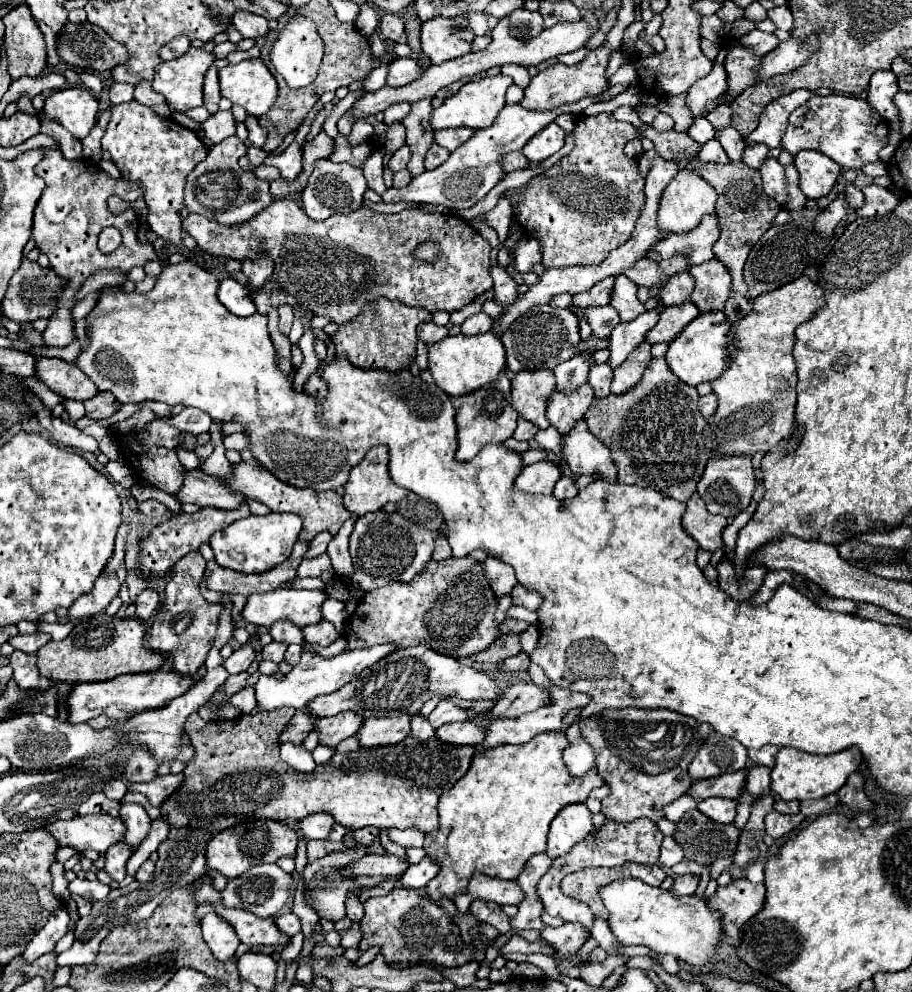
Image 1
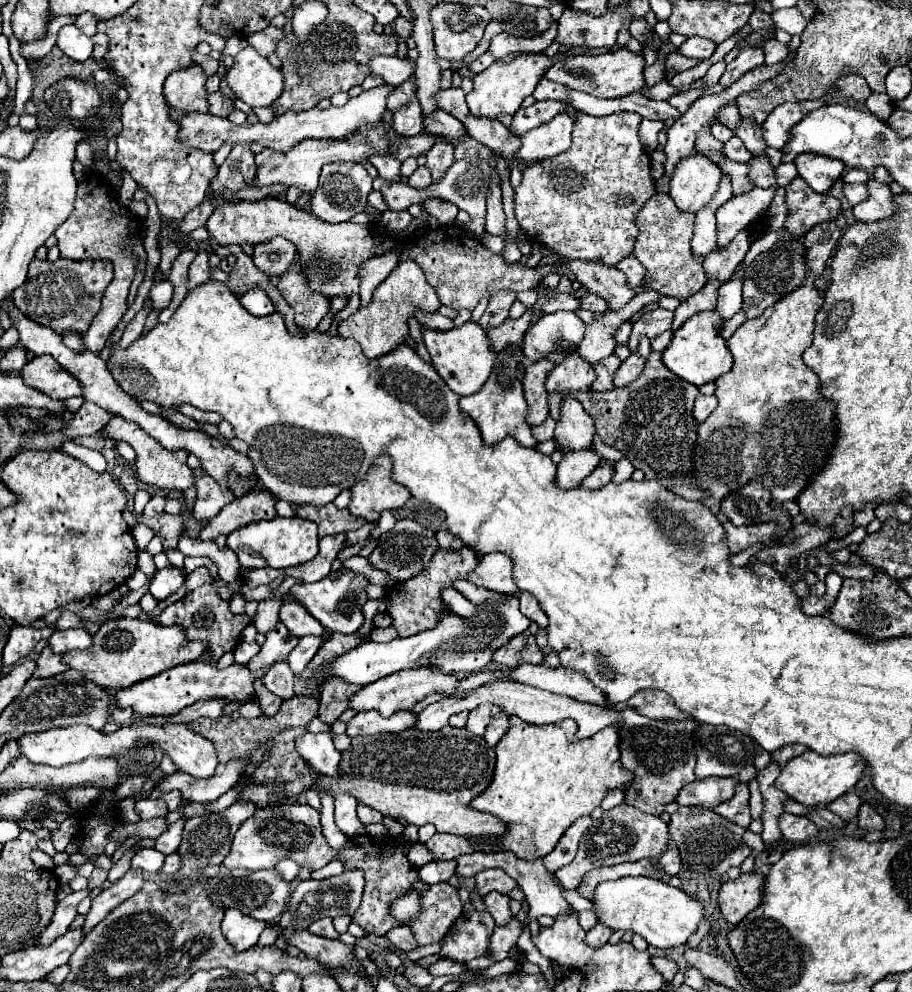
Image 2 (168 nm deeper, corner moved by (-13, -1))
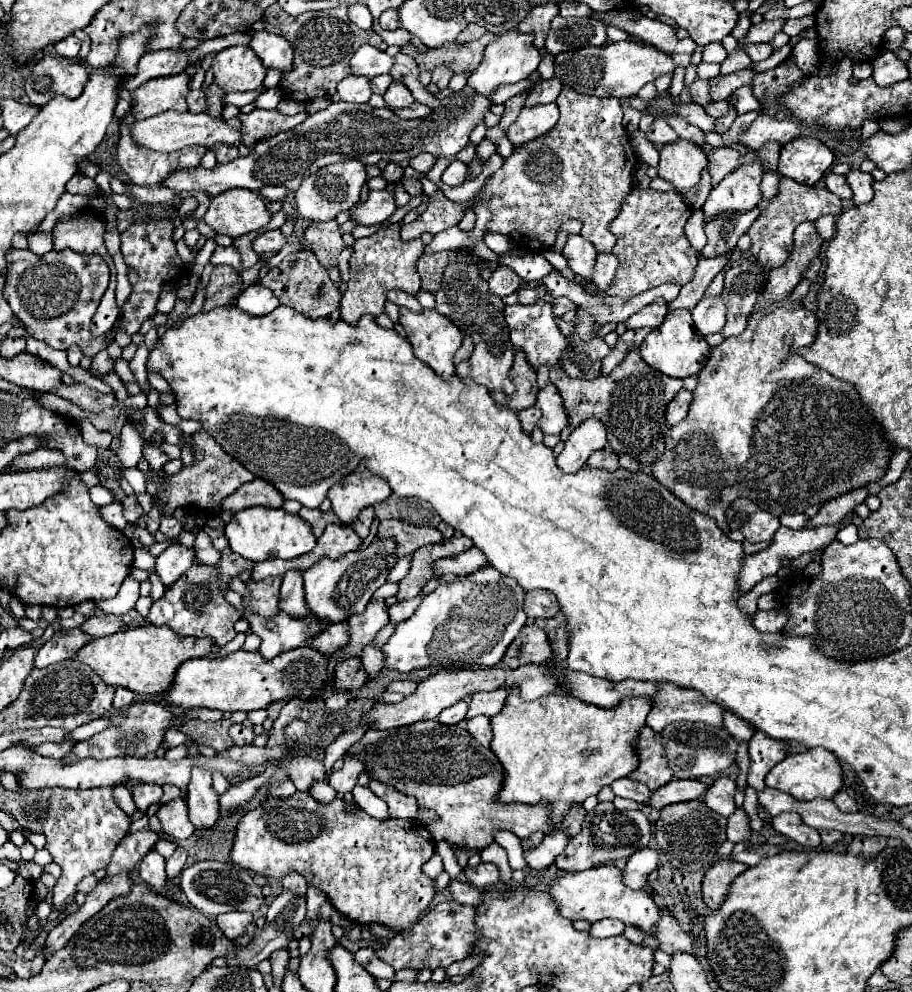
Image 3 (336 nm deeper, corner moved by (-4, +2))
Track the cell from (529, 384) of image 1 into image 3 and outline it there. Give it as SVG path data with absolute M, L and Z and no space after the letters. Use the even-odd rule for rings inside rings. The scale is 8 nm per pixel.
M517 352L515 354L515 362L513 362L513 368L511 368L511 378L513 378L513 384L515 384L515 394L505 398L503 392L493 392L493 400L513 412L519 412L519 410L525 410L525 408L531 408L537 400L537 392L539 392L539 386L537 386L537 374L533 372L533 368L529 368L527 364L527 358L525 358L525 352Z

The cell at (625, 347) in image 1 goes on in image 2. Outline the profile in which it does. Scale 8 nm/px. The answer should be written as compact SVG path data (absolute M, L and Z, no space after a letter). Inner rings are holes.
M654 309L650 313L644 313L634 325L632 325L632 335L628 339L628 347L630 351L636 351L638 341L642 335L646 335L648 339L654 339L656 335L660 335L662 331L670 331L672 325L672 311L666 309Z

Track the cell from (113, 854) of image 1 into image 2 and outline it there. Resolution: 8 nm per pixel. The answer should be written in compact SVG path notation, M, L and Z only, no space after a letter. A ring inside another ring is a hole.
M140 849L132 859L132 869L142 869L146 873L160 873L164 865L164 855L156 849Z

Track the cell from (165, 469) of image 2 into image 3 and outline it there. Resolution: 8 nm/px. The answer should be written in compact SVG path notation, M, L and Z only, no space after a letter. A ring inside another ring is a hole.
M61 384L61 388L55 388L53 392L57 396L61 396L61 398L67 398L75 406L79 406L83 410L89 410L89 412L95 412L95 414L99 414L105 408L115 404L111 394L101 394L99 390L93 390L93 388L85 386L85 384L75 384L75 386Z

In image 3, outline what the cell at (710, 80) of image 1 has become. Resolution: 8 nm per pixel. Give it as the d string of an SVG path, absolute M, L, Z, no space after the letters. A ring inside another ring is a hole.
M771 20L771 22L759 22L753 24L749 28L749 32L743 36L743 40L739 42L739 48L745 50L749 44L757 44L757 42L771 42L771 38L781 30L781 24L785 20Z

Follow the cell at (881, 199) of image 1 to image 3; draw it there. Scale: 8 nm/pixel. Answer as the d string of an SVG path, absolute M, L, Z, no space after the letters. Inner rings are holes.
M851 170L847 174L847 182L853 190L855 204L865 204L873 200L873 176L871 174L865 174L861 170Z

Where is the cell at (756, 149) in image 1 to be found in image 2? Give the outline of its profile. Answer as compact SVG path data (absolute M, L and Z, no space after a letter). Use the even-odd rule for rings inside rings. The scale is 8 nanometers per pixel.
M742 119L742 123L738 123L738 131L734 133L744 141L748 151L752 151L754 155L764 155L764 149L768 145L762 139L762 129L758 123L754 123L752 119Z

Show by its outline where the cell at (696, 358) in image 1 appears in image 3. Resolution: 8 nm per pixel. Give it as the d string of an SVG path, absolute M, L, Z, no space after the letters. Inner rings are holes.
M677 310L677 312L669 312L665 316L663 324L647 334L645 342L639 346L639 352L641 352L641 358L649 366L657 368L659 372L673 376L673 378L687 378L687 376L701 372L701 368L709 360L711 348L705 342L705 338L695 330L691 312L689 310Z

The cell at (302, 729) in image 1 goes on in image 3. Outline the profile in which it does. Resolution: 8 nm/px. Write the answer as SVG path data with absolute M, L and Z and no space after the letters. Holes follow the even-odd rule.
M361 658L341 660L335 668L335 692L353 692L359 690L367 682L367 674L363 670Z

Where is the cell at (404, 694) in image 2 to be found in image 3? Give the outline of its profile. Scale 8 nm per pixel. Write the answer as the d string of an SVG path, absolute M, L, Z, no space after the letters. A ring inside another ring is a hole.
M399 680L391 682L391 684L387 686L386 690L388 692L400 693L407 696L413 694L415 688L417 688L417 682L411 680Z

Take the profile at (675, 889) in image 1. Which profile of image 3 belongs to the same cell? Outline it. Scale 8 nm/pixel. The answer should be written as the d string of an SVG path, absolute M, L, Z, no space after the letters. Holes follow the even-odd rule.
M737 808L733 816L729 816L727 824L727 840L737 844L737 842L749 842L751 830L749 830L749 818L743 808Z

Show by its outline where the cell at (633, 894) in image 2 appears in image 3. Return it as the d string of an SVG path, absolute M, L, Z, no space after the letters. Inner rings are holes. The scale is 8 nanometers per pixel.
M611 864L589 868L585 872L567 872L551 884L549 894L557 902L561 914L569 920L587 920L593 924L603 918L613 918L621 920L625 926L635 926L643 930L647 936L655 936L657 922L663 914L663 908L657 904L651 892L631 890L623 882L623 872Z

